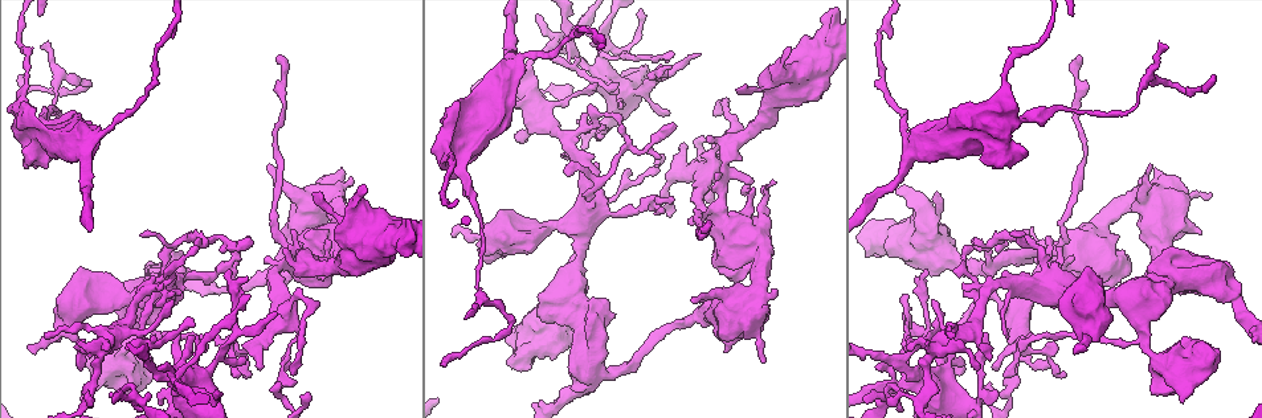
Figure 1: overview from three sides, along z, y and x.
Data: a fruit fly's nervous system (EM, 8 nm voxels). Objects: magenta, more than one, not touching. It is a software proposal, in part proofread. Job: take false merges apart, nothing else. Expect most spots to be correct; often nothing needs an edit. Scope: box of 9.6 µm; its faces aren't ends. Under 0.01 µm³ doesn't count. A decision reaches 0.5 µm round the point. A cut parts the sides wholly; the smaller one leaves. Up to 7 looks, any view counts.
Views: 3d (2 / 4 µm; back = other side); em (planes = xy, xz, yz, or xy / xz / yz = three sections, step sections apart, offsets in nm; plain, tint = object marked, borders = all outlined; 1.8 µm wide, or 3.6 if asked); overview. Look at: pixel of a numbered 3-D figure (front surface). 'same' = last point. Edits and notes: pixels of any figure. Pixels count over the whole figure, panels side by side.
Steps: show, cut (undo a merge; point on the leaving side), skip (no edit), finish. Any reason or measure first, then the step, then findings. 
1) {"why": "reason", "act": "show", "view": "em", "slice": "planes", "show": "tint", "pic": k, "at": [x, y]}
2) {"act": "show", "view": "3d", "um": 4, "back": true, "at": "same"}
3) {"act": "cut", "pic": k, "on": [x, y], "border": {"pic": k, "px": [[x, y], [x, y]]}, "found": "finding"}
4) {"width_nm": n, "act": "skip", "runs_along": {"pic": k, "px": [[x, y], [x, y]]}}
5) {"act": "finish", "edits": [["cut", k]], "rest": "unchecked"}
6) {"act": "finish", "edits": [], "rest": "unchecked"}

{"act": "show", "view": "3d", "um": 4, "pic": 1, "at": [350, 238]}

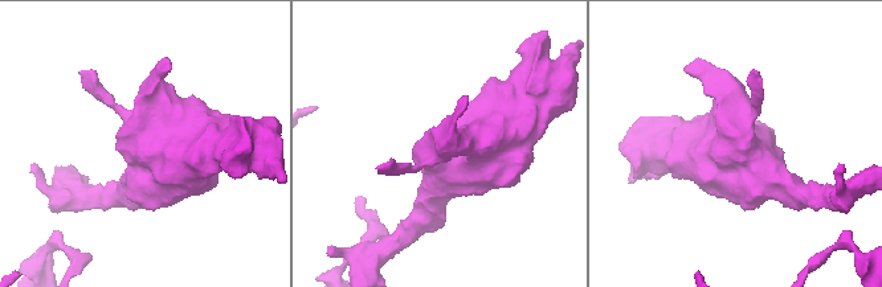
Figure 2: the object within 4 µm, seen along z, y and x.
{"why": "shape alone is not enough", "act": "show", "view": "em", "um": 3.6, "slice": "planes", "show": "plain", "pic": 2, "at": [740, 146]}

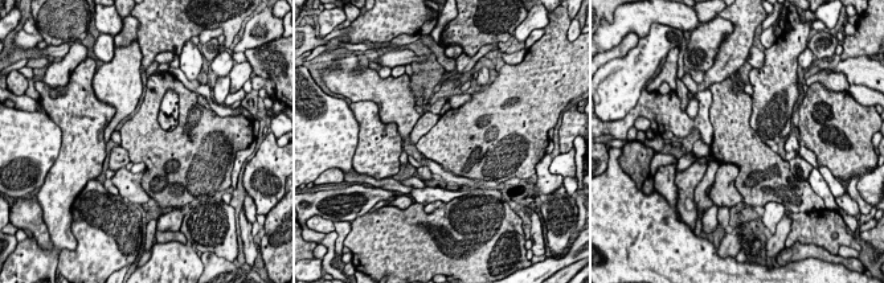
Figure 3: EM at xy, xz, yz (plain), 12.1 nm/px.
{"act": "show", "view": "em", "um": 3.6, "slice": "planes", "show": "tint", "at": "same"}

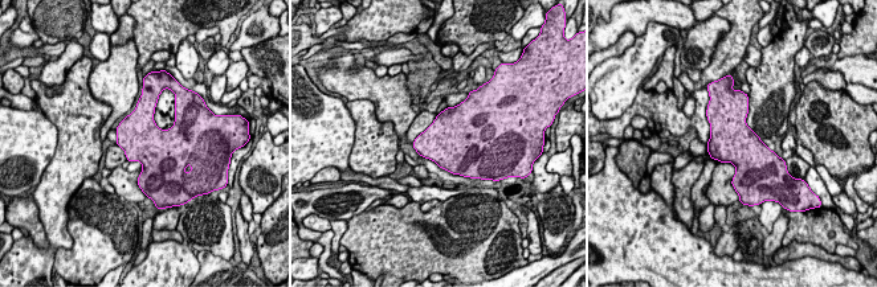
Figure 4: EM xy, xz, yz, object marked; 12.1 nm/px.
{"width_nm": 500, "act": "skip", "found": "all the same neuron"}

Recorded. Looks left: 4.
{"why": "sharp bend", "act": "show", "view": "em", "slice": "xz", "step": 16, "show": "tint", "pic": 1, "at": [221, 269]}

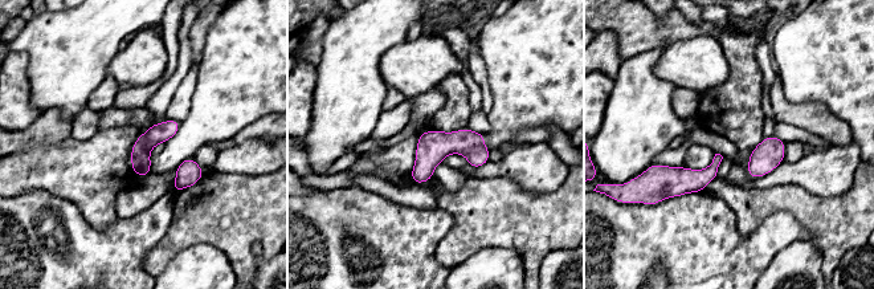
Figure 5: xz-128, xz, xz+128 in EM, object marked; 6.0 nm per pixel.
{"why": "another direction", "act": "show", "view": "em", "slice": "xy", "step": 16, "show": "tint", "at": "same"}

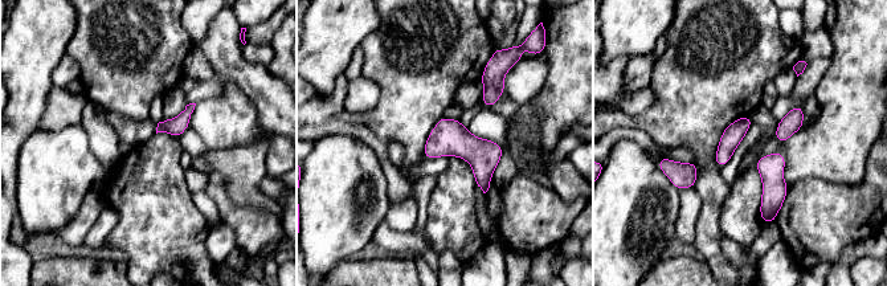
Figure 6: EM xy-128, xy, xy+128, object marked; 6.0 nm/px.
{"act": "skip", "found": "all the same neuron"}

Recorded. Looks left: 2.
{"why": "four or more arms meet", "act": "show", "view": "em", "slice": "xz", "step": 8, "show": "tint", "pic": 1, "at": [174, 387]}

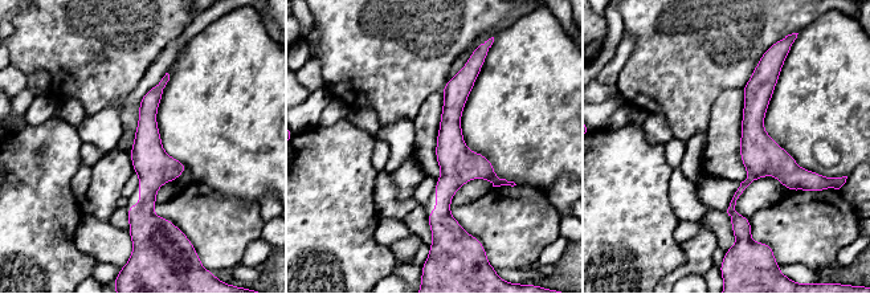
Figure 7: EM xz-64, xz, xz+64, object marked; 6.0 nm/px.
{"why": "cut it another way", "act": "show", "view": "em", "slice": "planes", "show": "tint", "at": "same"}

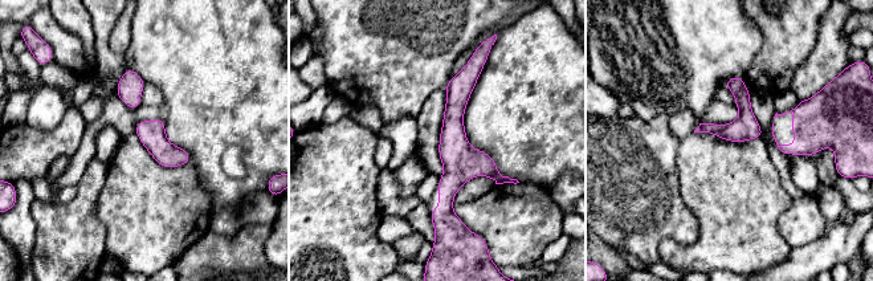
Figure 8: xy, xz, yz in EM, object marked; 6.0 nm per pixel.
{"act": "skip", "runs_along": {"pic": 8, "px": [[468, 70], [453, 113], [444, 223]]}, "found": "one neuron here"}

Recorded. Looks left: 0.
{"act": "finish", "edits": [], "rest": "unchecked"}

